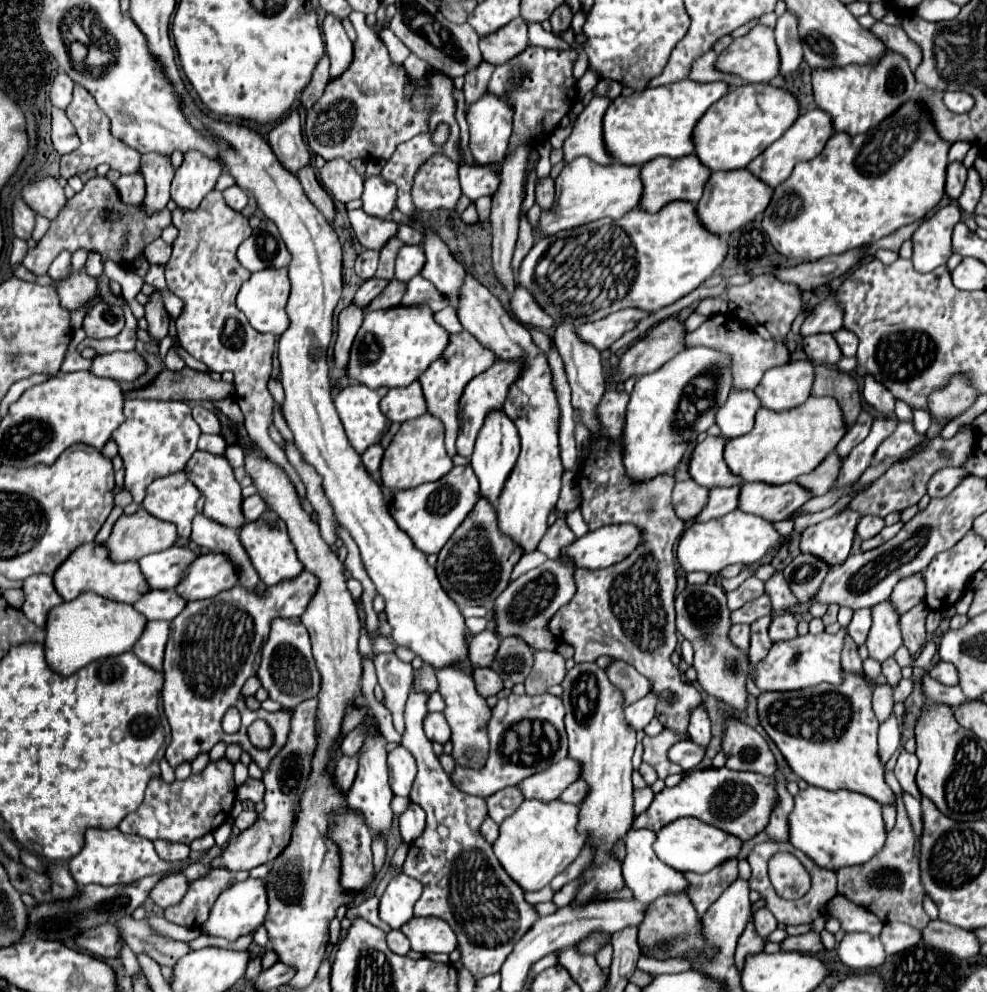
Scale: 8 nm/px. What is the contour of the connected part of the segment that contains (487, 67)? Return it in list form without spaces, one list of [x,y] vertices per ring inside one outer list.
[[[483,61],[483,65],[479,65],[479,69],[473,69],[471,73],[467,73],[465,77],[465,101],[467,101],[467,107],[471,103],[475,103],[485,91],[487,91],[487,81],[491,79],[491,73],[493,73],[493,65]]]

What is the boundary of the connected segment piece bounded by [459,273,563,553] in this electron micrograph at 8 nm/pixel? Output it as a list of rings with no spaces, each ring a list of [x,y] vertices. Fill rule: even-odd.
[[[467,273],[465,285],[461,287],[461,307],[459,321],[463,329],[467,329],[479,343],[495,353],[497,359],[503,361],[521,361],[521,375],[511,383],[507,393],[507,401],[503,403],[503,411],[517,425],[521,435],[521,453],[515,463],[515,469],[509,473],[503,493],[497,501],[499,529],[513,537],[517,545],[531,553],[537,549],[541,537],[547,531],[547,517],[555,509],[561,489],[563,465],[559,457],[559,417],[561,409],[557,403],[557,393],[553,387],[551,367],[547,363],[547,355],[533,343],[531,333],[525,325],[515,321],[499,303],[495,295],[489,293],[475,277]]]

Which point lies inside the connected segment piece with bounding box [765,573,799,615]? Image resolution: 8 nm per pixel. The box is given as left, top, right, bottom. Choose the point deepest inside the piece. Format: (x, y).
(781, 597)

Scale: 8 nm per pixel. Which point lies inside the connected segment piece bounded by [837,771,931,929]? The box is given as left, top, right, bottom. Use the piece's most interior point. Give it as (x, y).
(889, 885)

